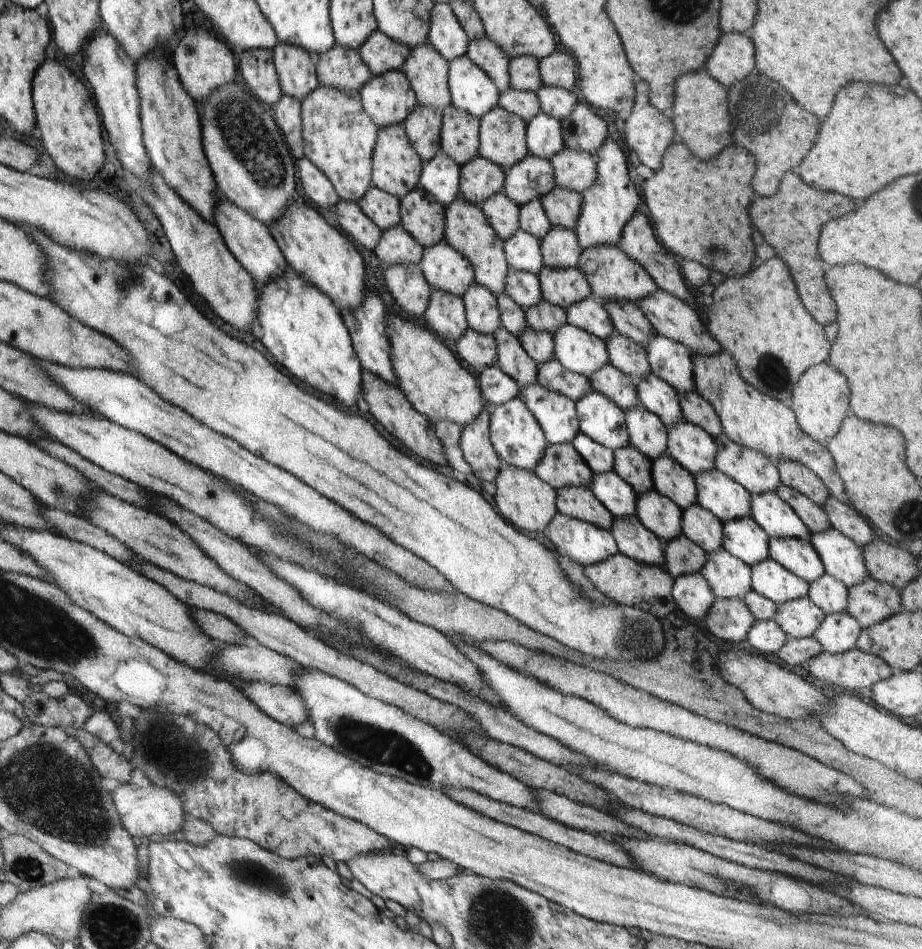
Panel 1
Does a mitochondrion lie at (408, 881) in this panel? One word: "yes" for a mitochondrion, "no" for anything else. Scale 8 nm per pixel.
no

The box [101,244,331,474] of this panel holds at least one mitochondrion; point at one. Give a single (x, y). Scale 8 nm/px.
(127, 282)

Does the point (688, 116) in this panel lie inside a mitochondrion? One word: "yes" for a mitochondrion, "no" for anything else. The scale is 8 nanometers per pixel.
no

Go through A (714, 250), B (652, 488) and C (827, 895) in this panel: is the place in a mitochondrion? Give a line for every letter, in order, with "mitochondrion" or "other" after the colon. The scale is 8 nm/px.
A: mitochondrion
B: other
C: other

